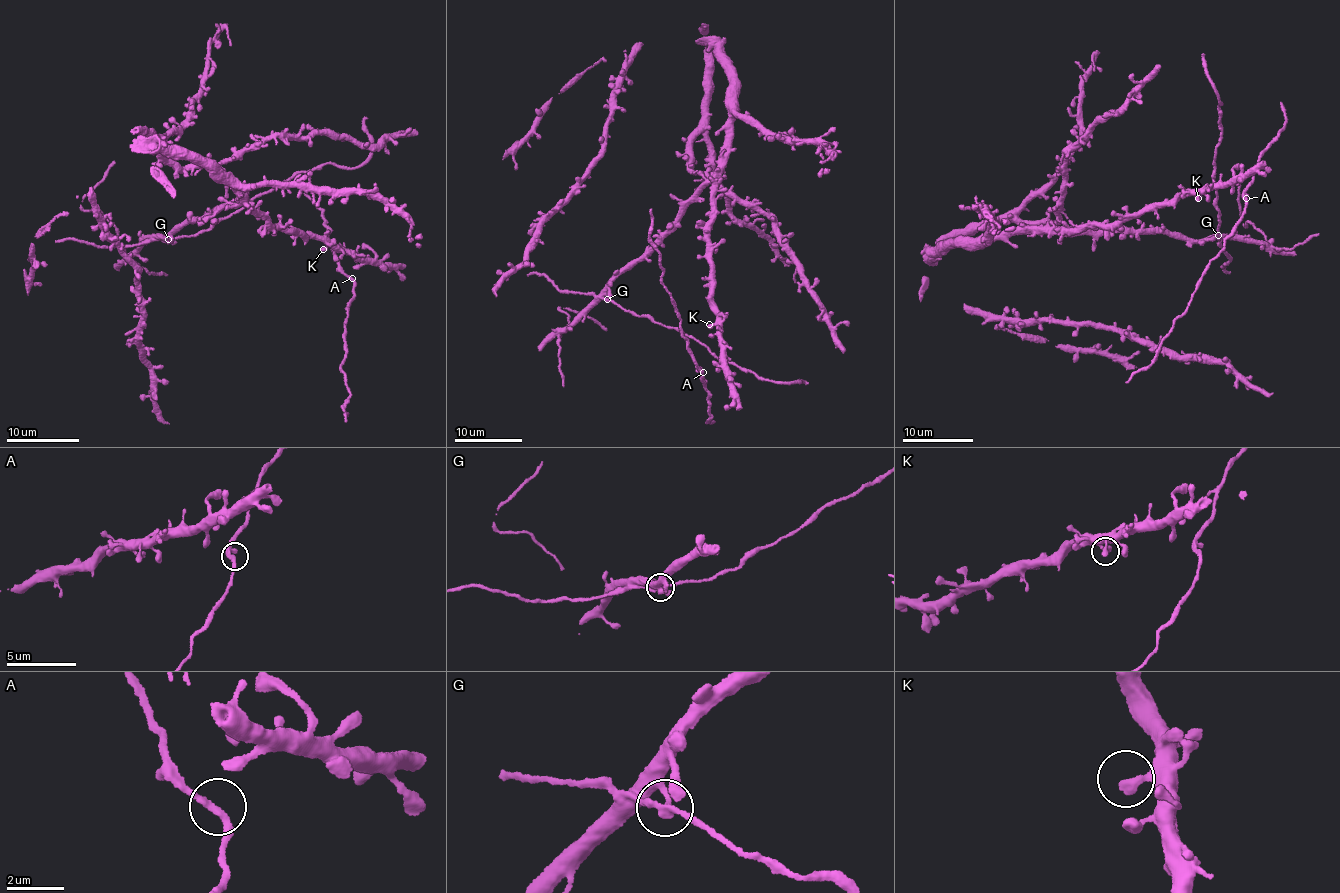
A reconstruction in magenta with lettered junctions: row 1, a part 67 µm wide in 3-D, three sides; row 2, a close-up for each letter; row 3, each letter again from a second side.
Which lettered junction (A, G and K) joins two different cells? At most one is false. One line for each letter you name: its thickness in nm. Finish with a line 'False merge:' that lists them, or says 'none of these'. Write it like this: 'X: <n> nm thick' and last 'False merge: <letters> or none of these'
G: 280 nm thick
False merge: G

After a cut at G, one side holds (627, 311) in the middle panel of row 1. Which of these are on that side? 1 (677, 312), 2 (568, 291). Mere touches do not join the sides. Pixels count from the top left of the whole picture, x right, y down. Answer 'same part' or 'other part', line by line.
1: other part
2: same part

